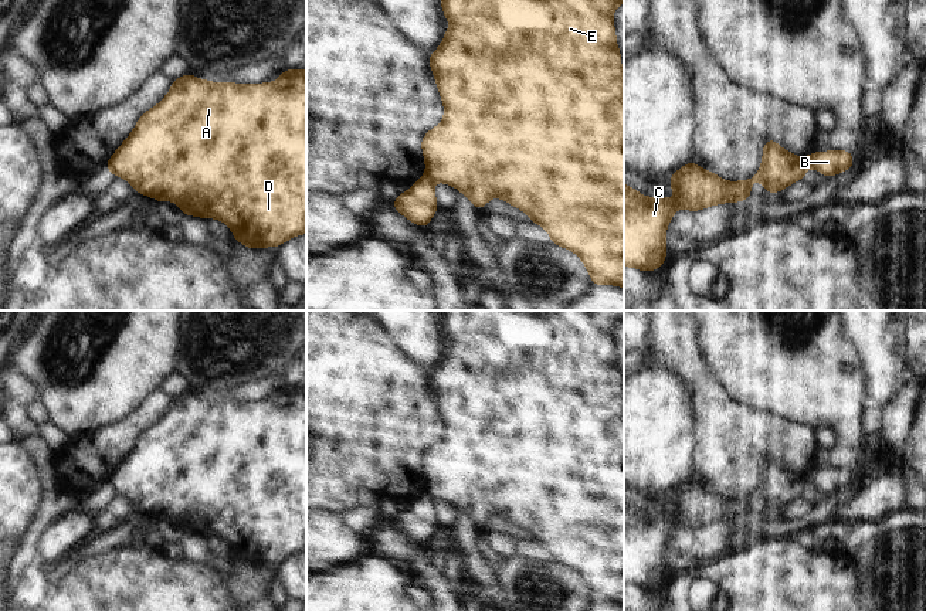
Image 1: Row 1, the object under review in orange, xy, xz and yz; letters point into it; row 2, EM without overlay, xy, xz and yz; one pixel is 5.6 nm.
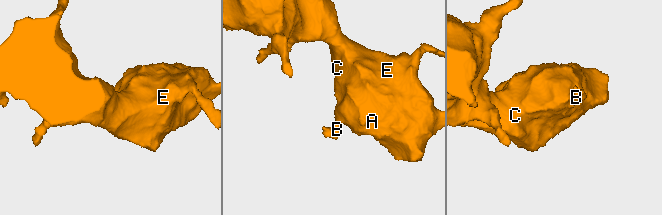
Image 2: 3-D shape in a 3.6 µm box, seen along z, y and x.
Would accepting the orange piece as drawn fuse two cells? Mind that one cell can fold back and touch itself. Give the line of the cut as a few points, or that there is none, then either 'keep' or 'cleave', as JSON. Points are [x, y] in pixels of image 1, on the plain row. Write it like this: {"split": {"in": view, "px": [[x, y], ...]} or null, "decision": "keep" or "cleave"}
{"split": {"in": "xz", "px": [[426, 491], [433, 499]]}, "decision": "cleave"}

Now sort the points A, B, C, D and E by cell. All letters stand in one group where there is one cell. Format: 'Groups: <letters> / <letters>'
Groups: A C D E / B

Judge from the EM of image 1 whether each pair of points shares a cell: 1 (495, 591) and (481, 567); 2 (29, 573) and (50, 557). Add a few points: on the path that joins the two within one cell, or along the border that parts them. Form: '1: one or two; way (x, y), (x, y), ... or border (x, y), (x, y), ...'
1: one; way (489, 586), (481, 573)
2: two; border (37, 557), (47, 567)

